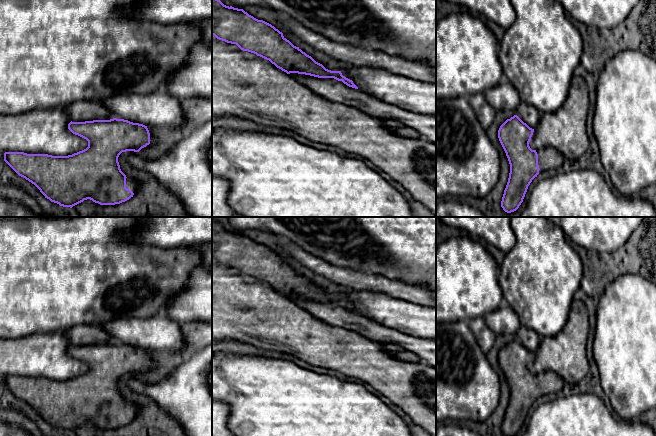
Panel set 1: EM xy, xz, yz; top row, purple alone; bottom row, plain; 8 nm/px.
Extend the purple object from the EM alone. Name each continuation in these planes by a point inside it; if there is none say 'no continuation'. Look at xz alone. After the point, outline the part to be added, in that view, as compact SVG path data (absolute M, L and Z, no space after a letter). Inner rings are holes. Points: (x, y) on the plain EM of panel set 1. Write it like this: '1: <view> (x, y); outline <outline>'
no continuation

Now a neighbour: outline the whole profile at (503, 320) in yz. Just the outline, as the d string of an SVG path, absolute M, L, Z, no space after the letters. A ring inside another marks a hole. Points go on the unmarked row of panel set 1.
M505 302L484 318L486 324L496 335L512 335L515 337L521 326L517 314Z

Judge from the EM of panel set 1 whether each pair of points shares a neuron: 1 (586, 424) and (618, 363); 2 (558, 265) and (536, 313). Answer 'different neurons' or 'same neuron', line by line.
1: different neurons
2: same neuron

